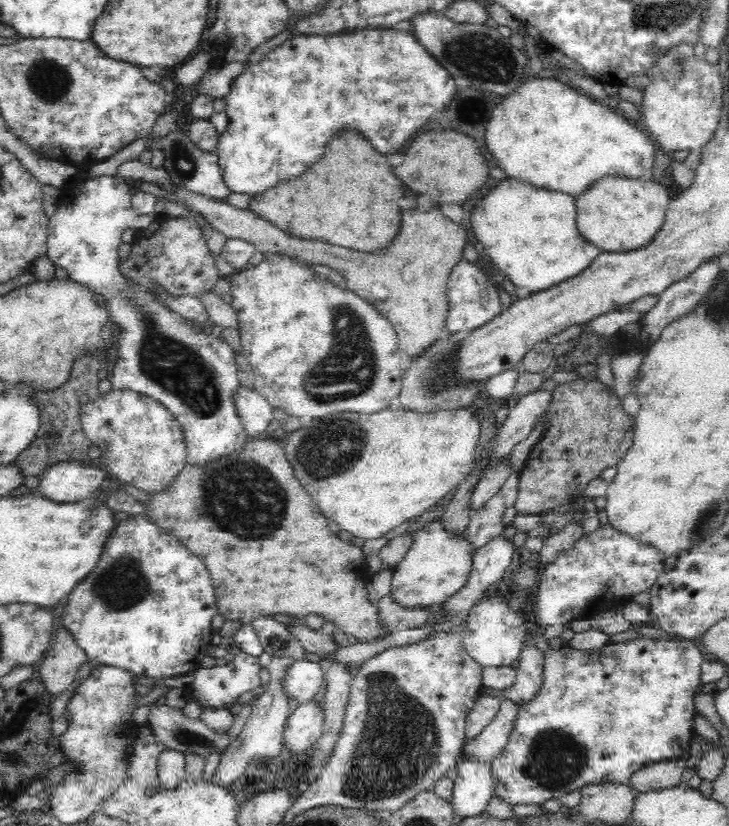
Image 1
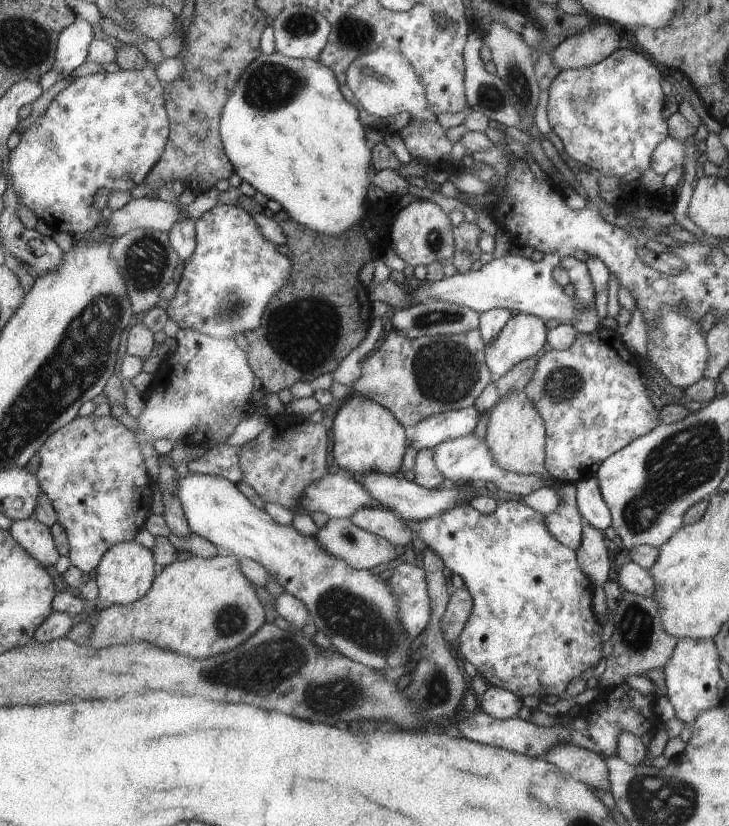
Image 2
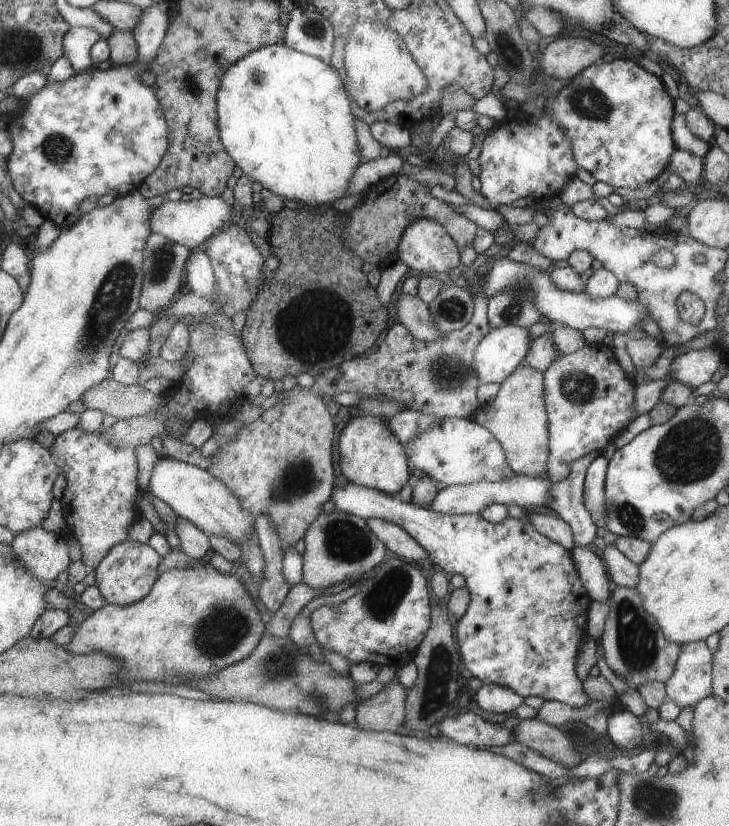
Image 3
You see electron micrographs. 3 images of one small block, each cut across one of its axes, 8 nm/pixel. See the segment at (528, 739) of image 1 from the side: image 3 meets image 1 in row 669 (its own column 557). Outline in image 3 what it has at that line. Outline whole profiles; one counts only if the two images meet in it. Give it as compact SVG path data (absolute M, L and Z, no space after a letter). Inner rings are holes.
M346 482L331 492L329 499L334 509L367 520L379 518L403 527L430 558L441 566L446 574L463 576L471 602L464 615L457 621L458 652L464 668L482 684L503 686L522 699L539 697L557 700L573 708L589 703L583 692L582 682L577 678L577 644L585 628L585 616L589 606L588 593L581 584L570 550L548 539L527 522L527 514L521 518L507 516L499 524L491 524L475 514L448 515L431 512L414 505L408 498L383 494L369 487Z

